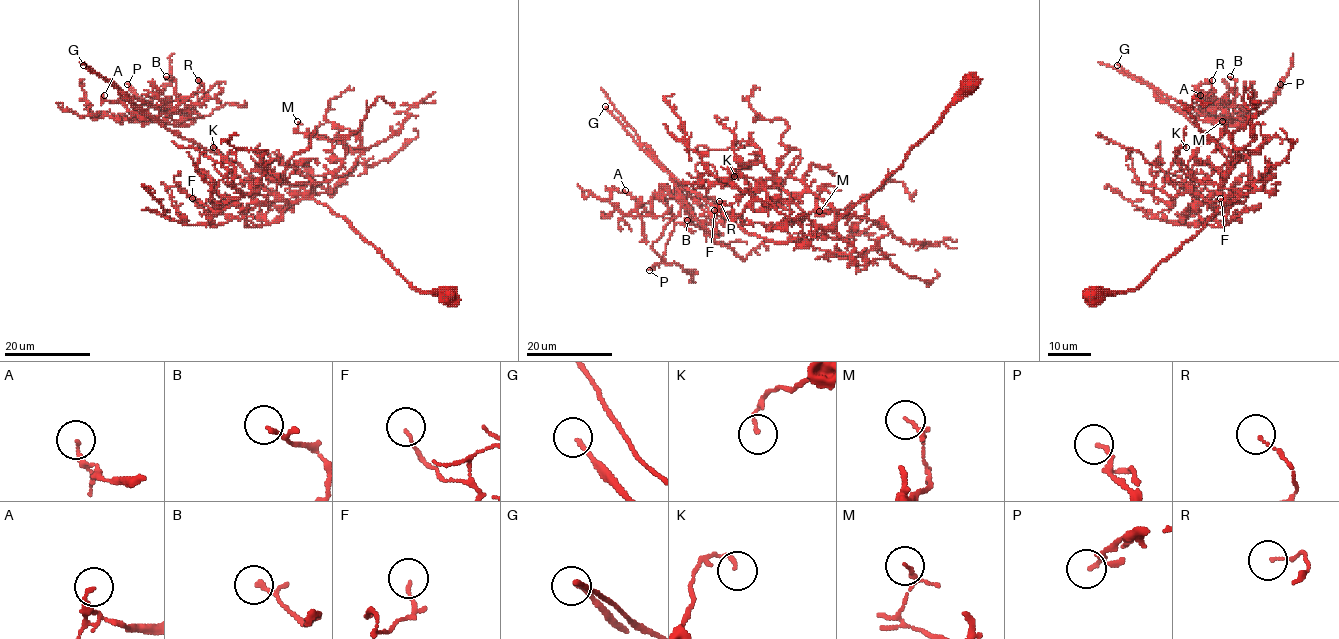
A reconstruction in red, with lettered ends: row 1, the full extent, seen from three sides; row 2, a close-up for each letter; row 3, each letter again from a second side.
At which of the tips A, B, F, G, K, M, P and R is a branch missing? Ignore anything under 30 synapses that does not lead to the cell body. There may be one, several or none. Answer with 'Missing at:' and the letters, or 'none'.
Missing at: G

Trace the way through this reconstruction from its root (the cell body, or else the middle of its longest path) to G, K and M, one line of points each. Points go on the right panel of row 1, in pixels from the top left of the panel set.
G: (1093, 297), (1100, 301), (1134, 291), (1224, 204), (1243, 202), (1254, 185), (1240, 155), (1117, 65)
K: (1093, 297), (1134, 291), (1224, 204), (1238, 200), (1227, 204), (1163, 190), (1163, 177), (1186, 147)
M: (1093, 297), (1100, 301), (1134, 291), (1239, 195), (1222, 186), (1227, 160), (1211, 139), (1226, 132), (1222, 121)

